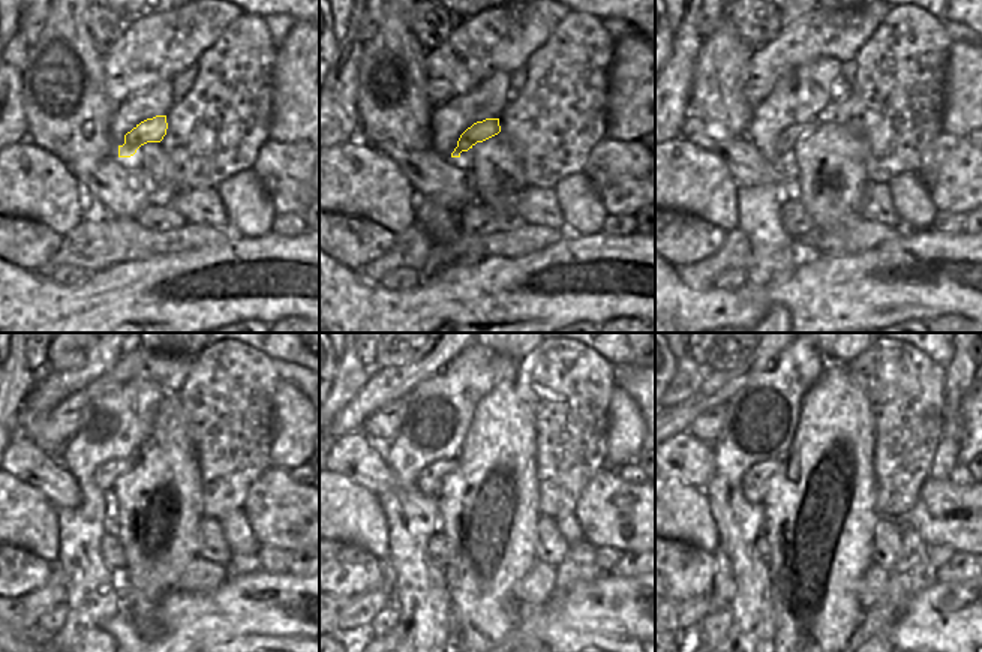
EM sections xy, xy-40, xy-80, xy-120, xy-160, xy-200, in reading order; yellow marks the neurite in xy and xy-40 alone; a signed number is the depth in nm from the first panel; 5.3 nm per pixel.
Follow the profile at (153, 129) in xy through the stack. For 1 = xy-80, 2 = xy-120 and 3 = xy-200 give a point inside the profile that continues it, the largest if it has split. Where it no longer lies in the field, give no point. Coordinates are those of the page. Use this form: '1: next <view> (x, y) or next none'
1: next xy-80 (787, 138)
2: next xy-120 (105, 475)
3: next xy-200 (754, 481)

